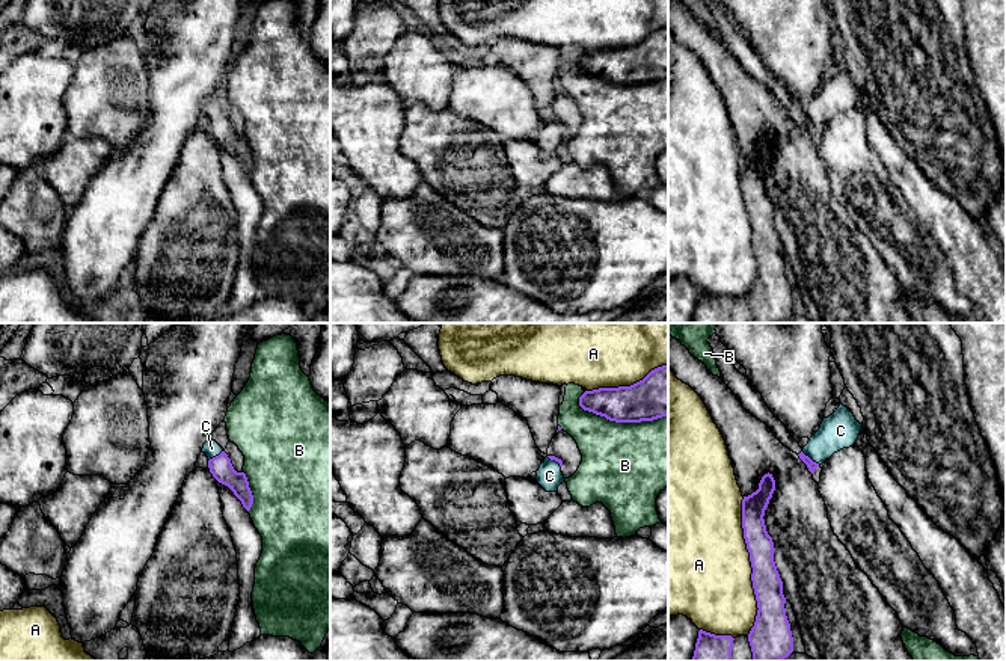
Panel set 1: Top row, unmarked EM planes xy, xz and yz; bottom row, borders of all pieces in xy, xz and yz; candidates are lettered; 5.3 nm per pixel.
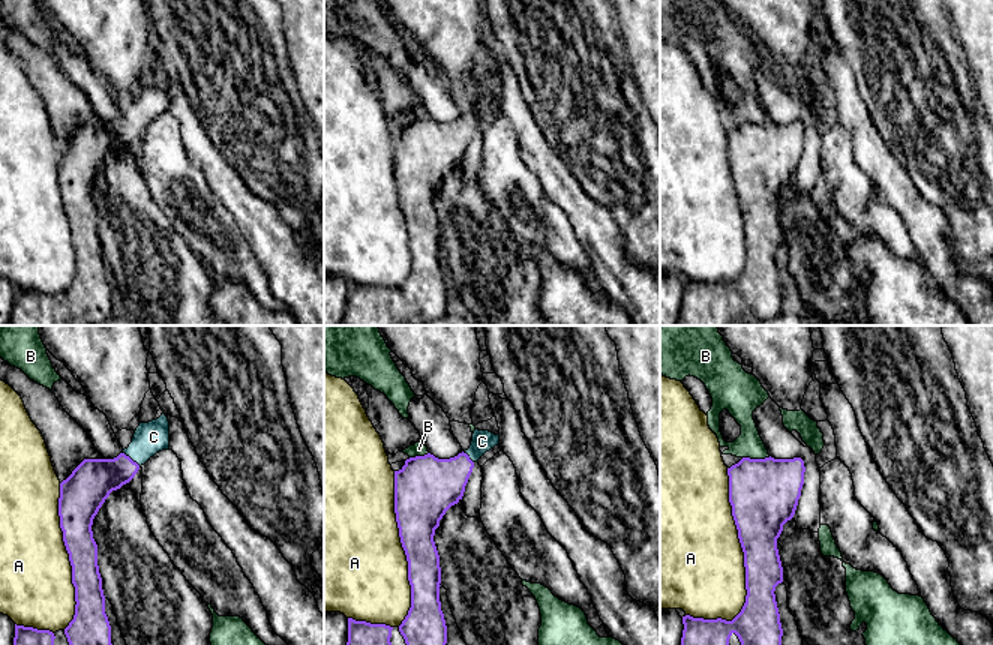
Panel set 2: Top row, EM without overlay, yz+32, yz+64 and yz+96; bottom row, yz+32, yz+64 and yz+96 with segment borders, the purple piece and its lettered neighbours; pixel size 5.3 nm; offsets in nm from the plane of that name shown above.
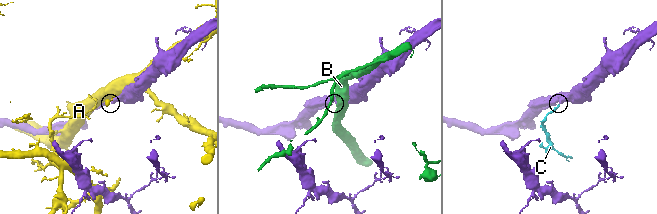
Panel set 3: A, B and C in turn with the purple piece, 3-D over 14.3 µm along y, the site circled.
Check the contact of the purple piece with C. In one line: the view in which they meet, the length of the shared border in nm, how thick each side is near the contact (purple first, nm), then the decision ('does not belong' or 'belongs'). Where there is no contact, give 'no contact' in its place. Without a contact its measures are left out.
meets purple in yz; contact 120 nm long; 50 nm thick on the purple side, 190 nm on the other; belongs

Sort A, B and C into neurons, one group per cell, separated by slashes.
A / B / C

